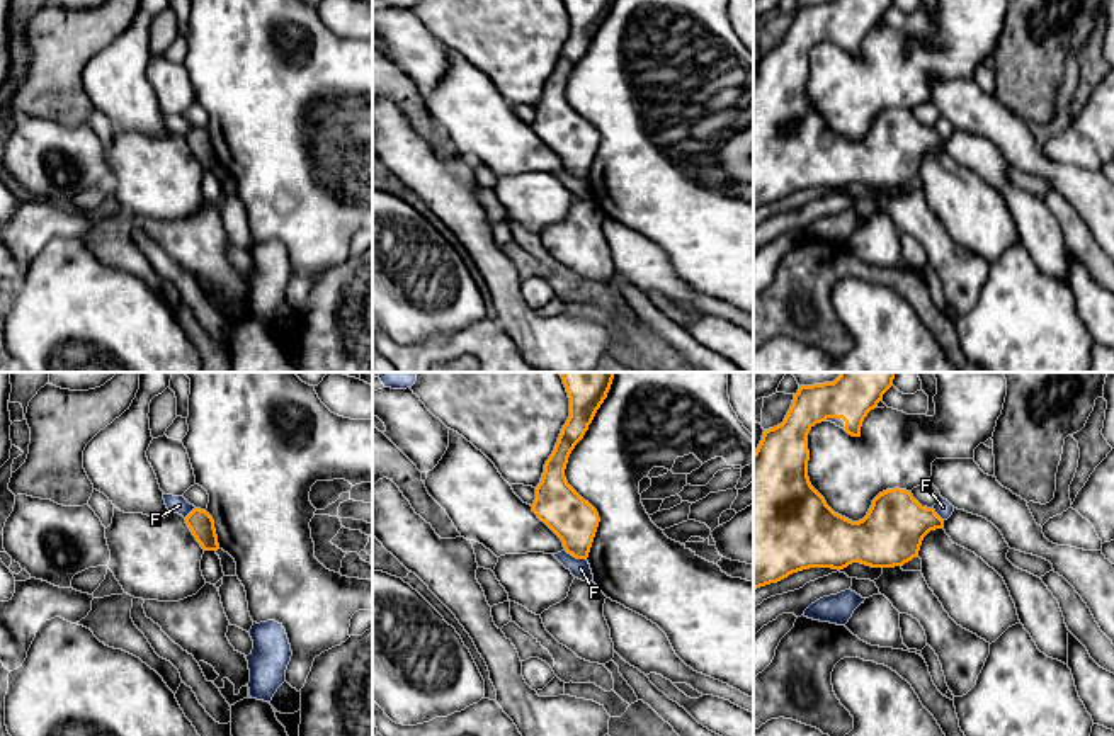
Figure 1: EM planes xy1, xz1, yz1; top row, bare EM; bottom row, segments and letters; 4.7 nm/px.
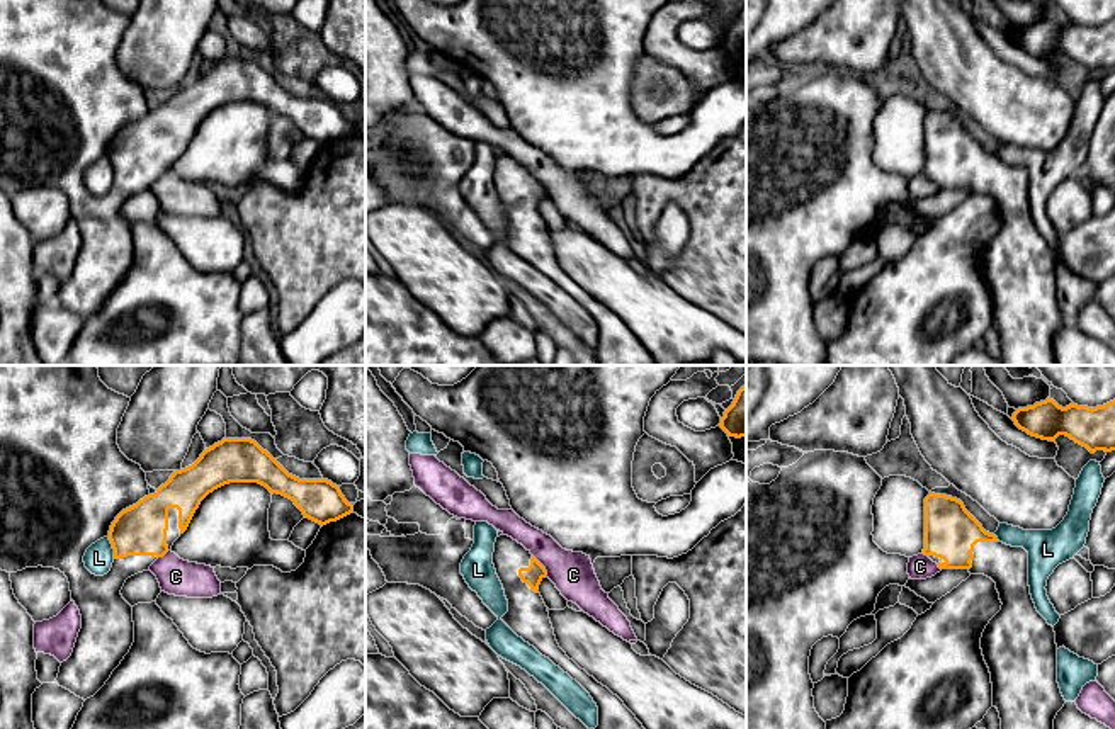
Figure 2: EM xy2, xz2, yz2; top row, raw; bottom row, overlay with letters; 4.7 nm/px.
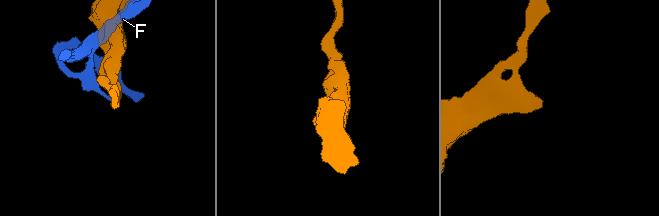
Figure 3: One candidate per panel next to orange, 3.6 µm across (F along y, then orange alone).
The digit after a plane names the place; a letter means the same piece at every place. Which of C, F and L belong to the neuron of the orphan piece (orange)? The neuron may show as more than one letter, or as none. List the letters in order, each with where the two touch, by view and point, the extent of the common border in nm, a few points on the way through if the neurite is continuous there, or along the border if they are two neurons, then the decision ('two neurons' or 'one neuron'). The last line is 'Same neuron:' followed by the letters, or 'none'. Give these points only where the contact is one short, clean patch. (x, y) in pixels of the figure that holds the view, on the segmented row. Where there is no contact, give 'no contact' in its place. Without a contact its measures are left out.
C: meets orange in xz2 at (541, 565); contact 130 nm long; border along xz2 (532, 554), (548, 575); two neurons
F: meets orange in xz1 at (575, 556); contact 120 nm long; border along xz1 (565, 549), (585, 560); two neurons
L: meets orange in xy2 at (113, 548); contact 110 nm long; two neurons
Same neuron: none

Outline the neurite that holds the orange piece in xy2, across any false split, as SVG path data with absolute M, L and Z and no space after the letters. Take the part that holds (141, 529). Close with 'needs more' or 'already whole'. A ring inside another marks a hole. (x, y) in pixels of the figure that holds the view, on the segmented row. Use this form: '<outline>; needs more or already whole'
M0 365L0 569L17 573L42 566L59 569L68 578L71 600L82 615L82 629L71 656L59 666L56 683L83 700L105 685L134 642L133 607L121 595L126 579L148 571L158 557L172 551L209 493L229 483L258 483L272 494L292 500L304 518L321 527L354 511L354 505L337 484L323 478L299 479L289 474L252 438L223 438L206 449L192 466L175 471L151 494L146 472L117 445L117 428L129 401L131 398L100 381L97 365ZM104 537L112 544L114 562L107 574L95 576L85 568L83 556Z; needs more

